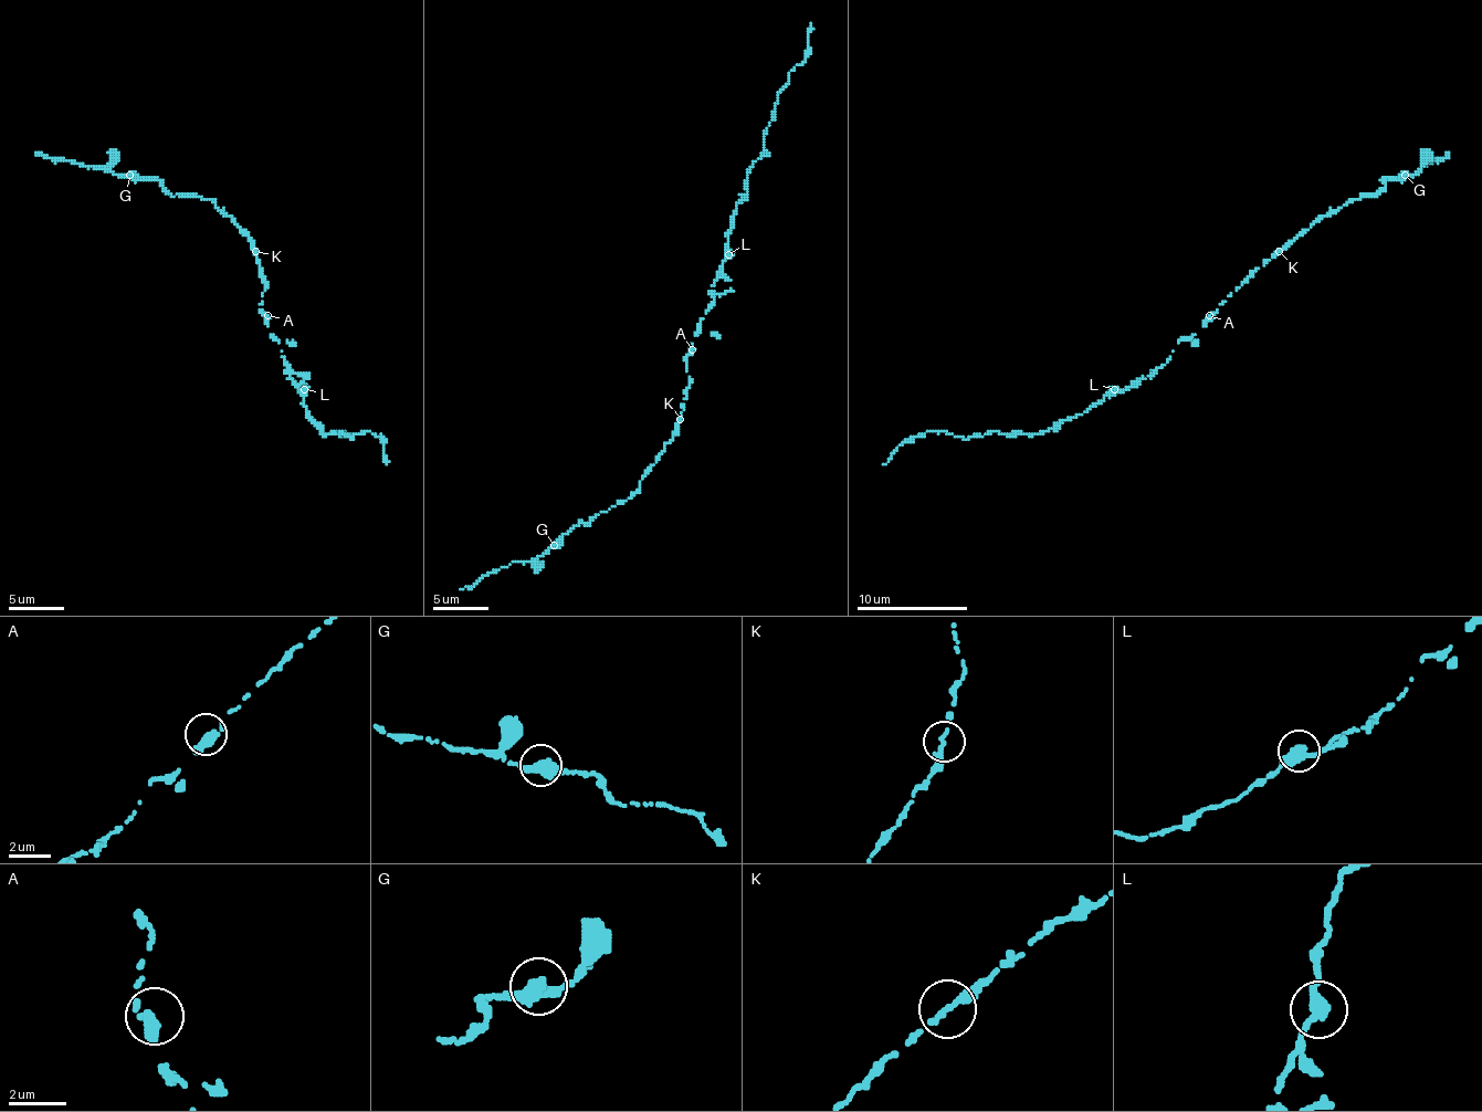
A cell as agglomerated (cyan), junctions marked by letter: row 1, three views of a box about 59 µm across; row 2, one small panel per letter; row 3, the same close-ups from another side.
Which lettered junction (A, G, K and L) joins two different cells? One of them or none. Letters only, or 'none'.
none

